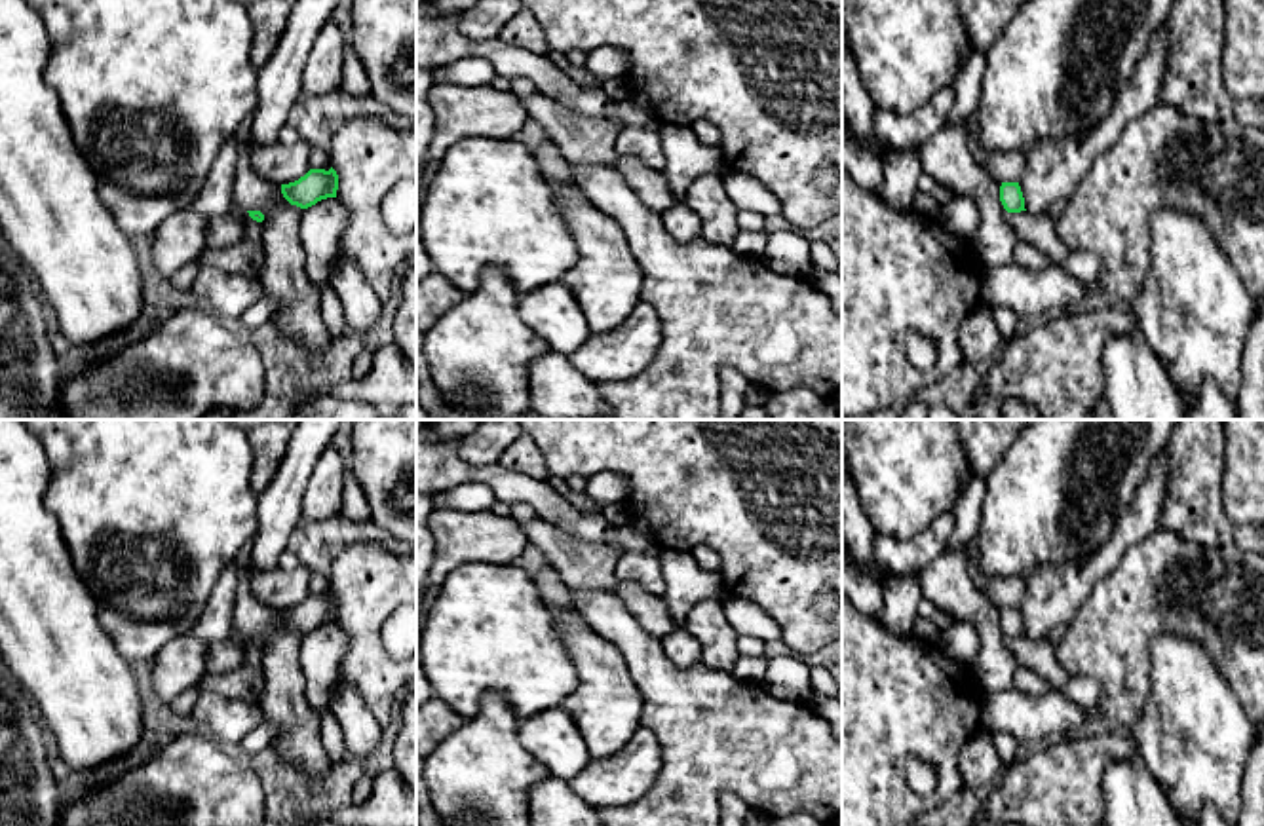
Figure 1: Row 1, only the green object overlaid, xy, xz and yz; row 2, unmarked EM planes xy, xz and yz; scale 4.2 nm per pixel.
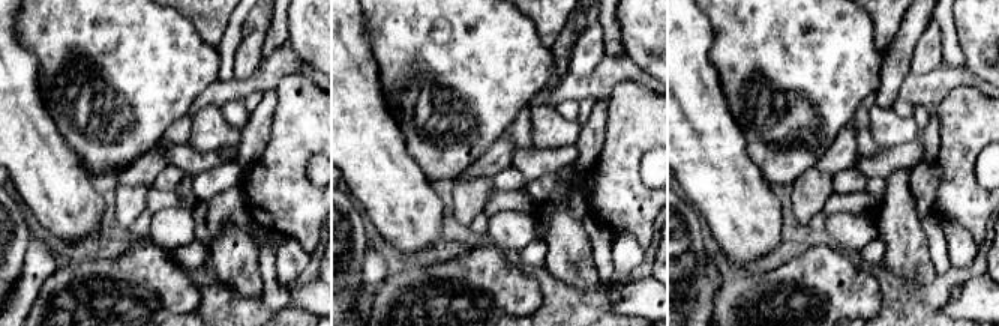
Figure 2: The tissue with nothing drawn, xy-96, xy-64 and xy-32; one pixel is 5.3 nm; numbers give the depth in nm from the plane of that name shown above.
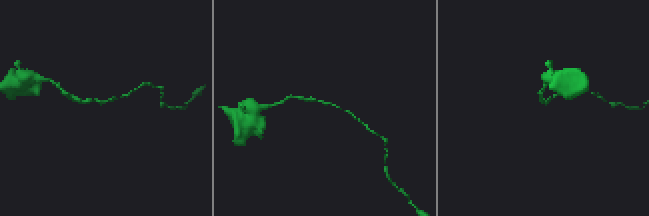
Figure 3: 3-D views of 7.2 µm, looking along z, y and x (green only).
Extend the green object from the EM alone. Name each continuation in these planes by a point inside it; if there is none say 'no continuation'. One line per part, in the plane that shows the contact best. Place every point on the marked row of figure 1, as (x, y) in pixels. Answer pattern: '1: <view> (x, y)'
no continuation

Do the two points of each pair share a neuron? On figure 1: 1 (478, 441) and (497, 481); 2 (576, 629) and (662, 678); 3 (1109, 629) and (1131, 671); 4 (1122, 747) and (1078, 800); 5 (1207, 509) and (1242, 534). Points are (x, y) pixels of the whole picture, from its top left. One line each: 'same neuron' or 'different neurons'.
1: different neurons
2: different neurons
3: same neuron
4: same neuron
5: same neuron

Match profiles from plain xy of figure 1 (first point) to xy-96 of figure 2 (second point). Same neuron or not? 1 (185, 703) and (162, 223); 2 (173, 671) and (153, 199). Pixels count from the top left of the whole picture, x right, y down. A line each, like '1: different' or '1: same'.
1: different
2: different

